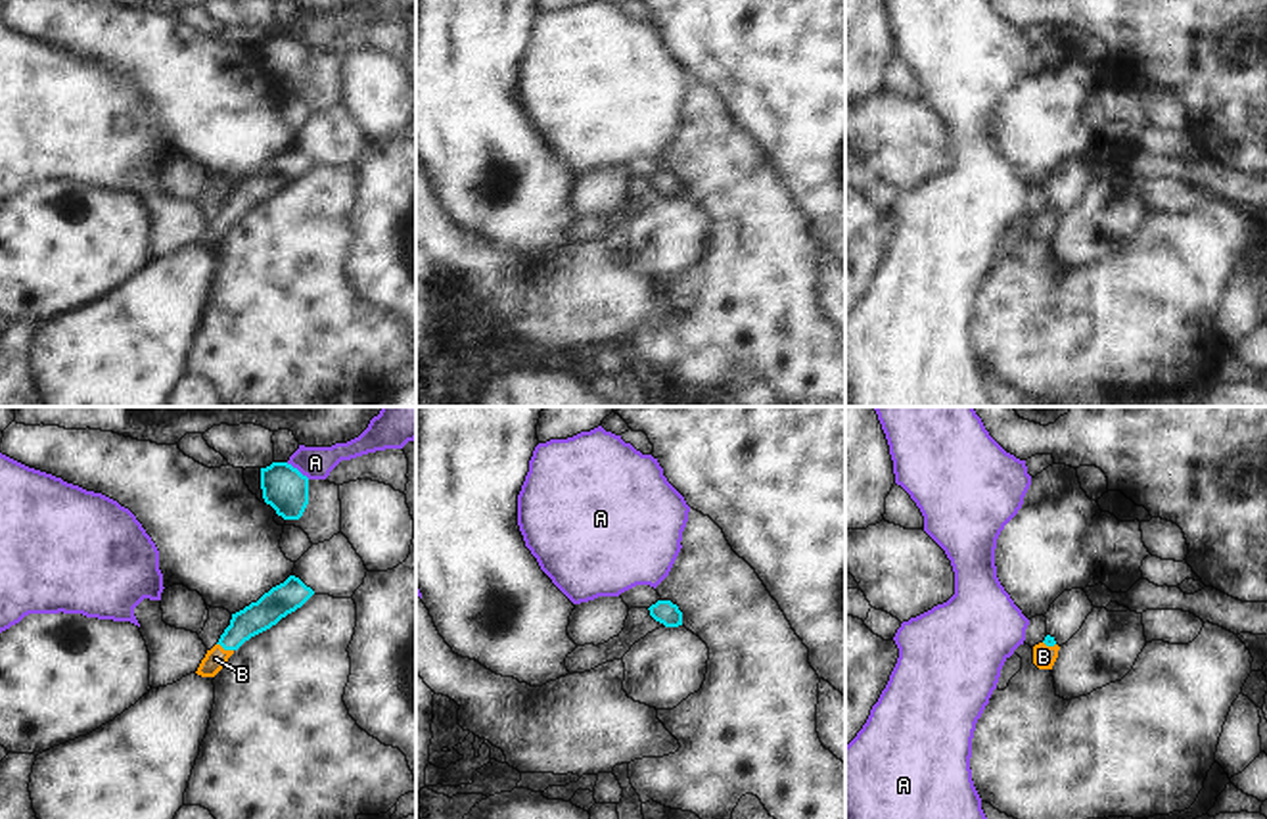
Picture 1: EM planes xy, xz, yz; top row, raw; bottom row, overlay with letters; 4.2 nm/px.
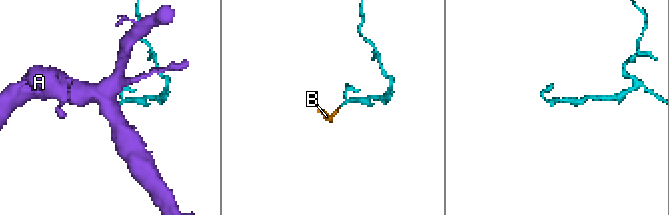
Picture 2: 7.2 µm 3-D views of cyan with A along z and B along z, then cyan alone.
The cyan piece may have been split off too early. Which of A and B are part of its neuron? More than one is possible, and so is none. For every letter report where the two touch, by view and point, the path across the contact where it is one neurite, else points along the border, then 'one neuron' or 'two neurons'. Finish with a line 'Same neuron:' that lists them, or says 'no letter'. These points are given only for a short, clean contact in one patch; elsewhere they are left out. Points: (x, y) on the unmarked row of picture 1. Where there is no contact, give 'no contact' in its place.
A: contact xy (296, 39); two neurons
B: contact xy (225, 219); way xy (259, 187), (225, 219), (215, 229); one neuron
Same neuron: B

